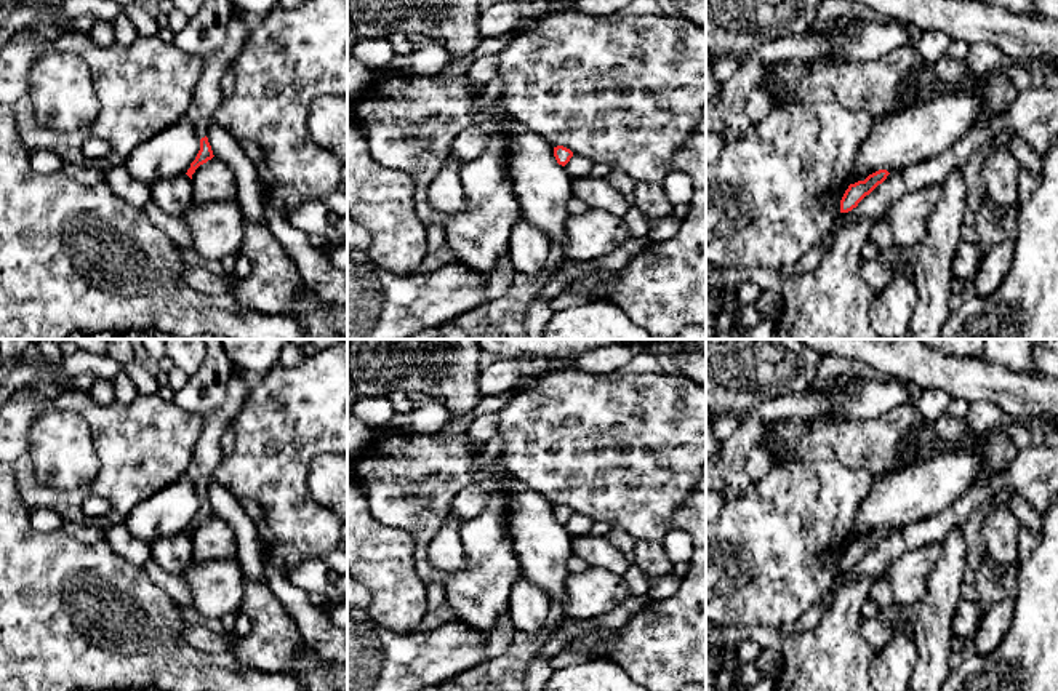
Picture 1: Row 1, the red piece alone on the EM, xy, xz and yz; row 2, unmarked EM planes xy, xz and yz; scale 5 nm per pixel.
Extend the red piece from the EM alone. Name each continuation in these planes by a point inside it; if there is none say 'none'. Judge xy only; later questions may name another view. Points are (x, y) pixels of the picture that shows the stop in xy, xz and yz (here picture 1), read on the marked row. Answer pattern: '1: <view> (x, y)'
1: xy (208, 95)

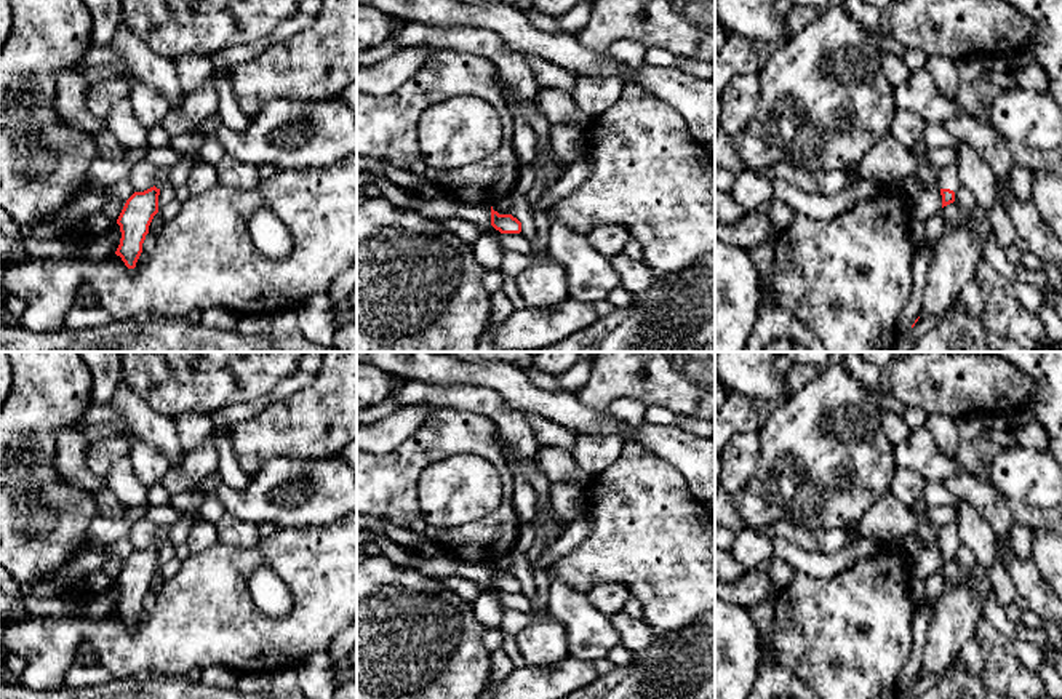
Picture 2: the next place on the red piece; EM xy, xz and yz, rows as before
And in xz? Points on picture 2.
none

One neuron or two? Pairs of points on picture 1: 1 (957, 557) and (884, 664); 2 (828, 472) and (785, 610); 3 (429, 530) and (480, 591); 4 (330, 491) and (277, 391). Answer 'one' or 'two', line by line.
1: two
2: one
3: one
4: two

